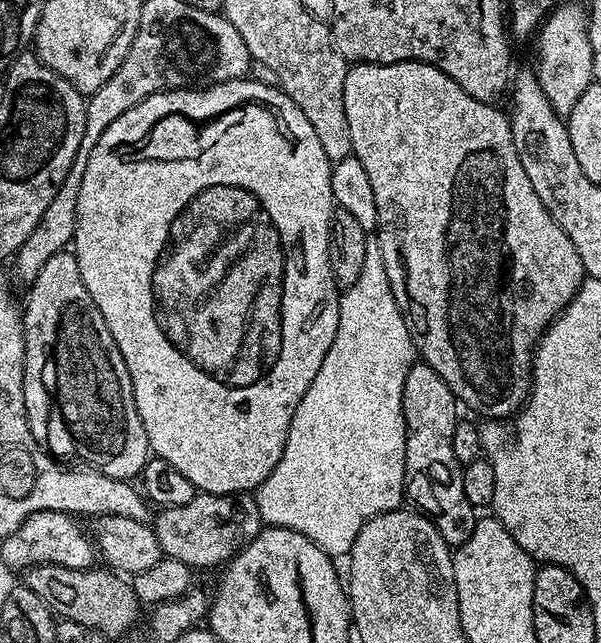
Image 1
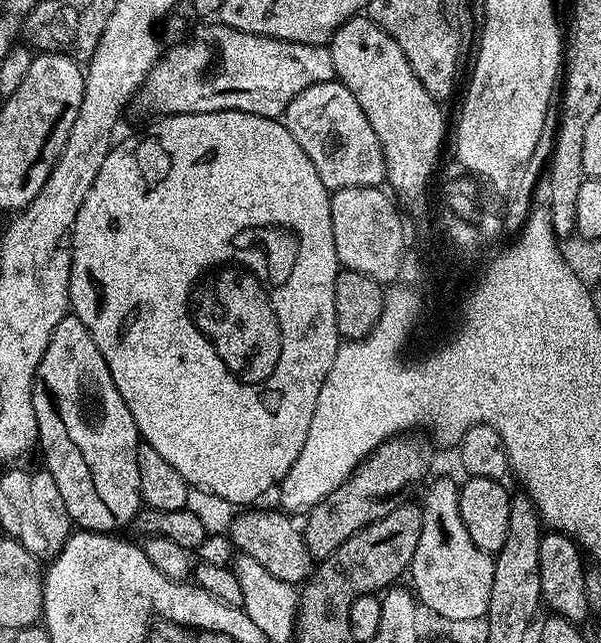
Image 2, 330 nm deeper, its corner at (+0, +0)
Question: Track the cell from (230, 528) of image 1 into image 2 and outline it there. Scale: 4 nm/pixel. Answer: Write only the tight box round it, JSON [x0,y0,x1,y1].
[230,510,314,586]

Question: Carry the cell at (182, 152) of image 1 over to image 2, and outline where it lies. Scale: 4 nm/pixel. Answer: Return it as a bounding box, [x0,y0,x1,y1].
[68,112,342,506]

